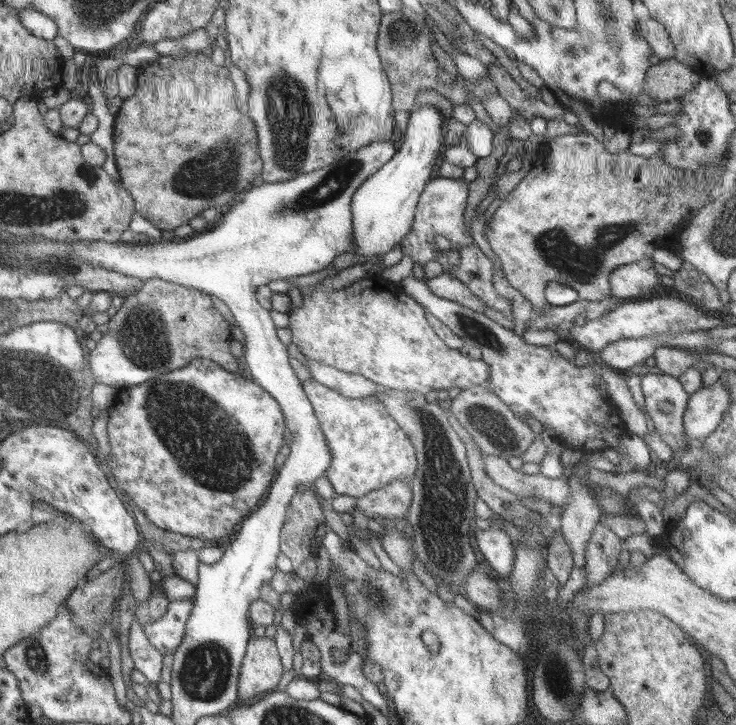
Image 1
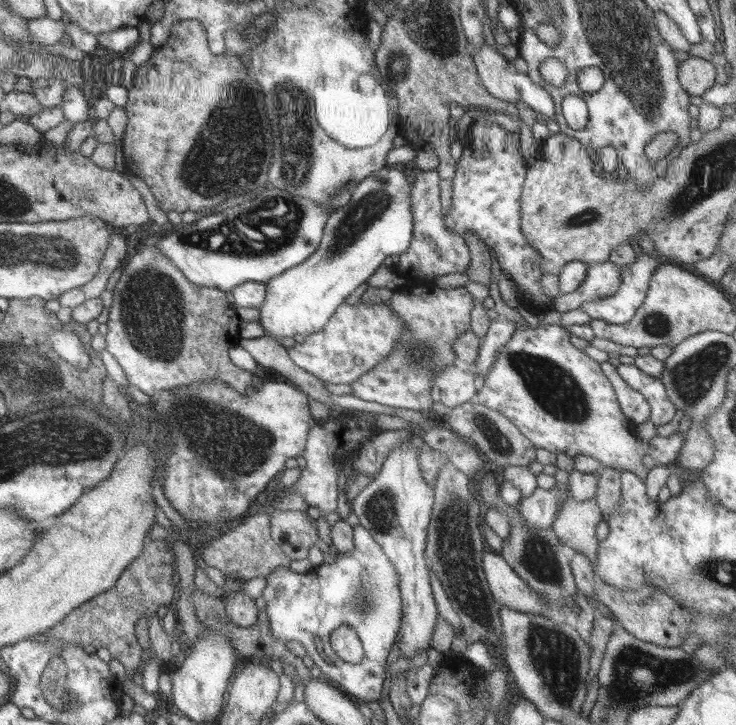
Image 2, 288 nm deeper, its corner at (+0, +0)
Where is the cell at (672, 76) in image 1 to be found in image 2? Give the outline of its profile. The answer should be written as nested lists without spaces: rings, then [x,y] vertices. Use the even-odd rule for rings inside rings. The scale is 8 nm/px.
[[[689,56],[687,60],[677,64],[679,64],[679,70],[675,70],[677,80],[689,96],[703,96],[703,92],[715,86],[715,68],[707,60]]]

